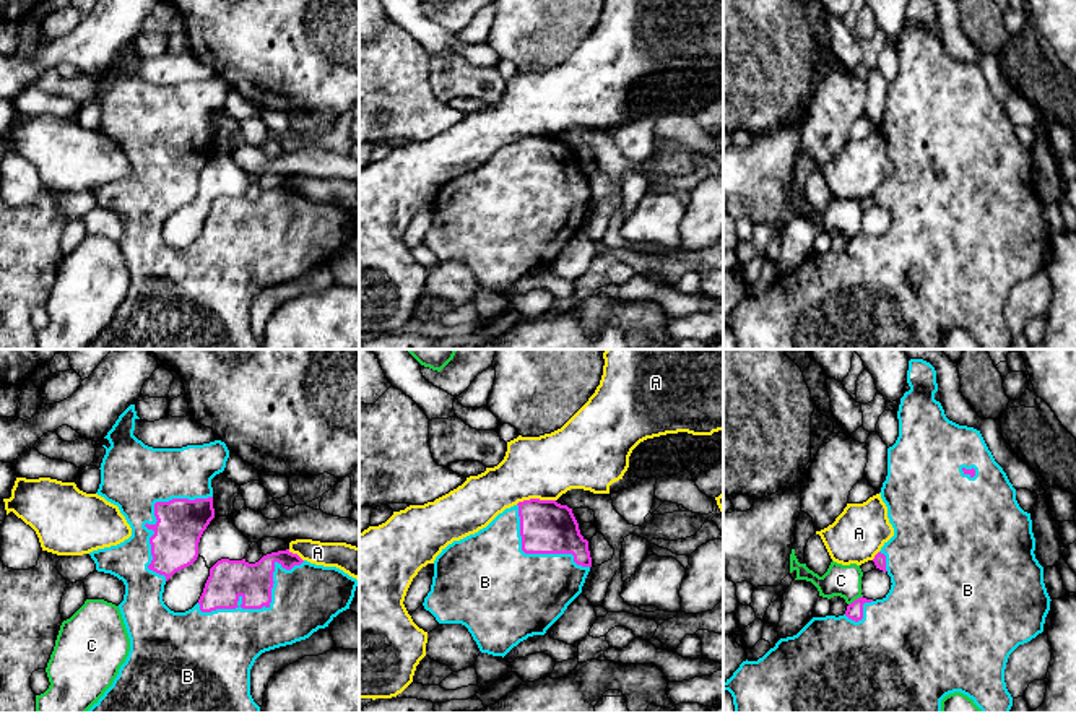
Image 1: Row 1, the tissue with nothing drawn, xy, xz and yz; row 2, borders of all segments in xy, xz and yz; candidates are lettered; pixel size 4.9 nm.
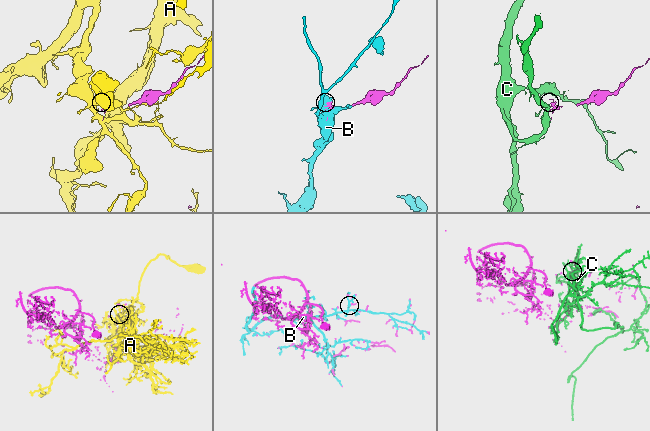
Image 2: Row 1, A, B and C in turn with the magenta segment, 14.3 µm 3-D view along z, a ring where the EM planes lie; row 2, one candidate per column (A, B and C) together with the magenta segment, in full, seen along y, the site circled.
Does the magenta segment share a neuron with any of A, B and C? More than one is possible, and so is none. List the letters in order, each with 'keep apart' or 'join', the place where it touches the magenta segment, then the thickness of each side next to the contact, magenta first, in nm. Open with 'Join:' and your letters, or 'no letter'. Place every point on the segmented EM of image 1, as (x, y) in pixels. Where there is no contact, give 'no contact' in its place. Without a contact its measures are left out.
Join: B
A: keep apart | xz (535, 499) | 260/320 nm
B: join | xy (268, 604) | 200/320 nm
C: keep apart | yz (855, 600) | 80/160 nm

